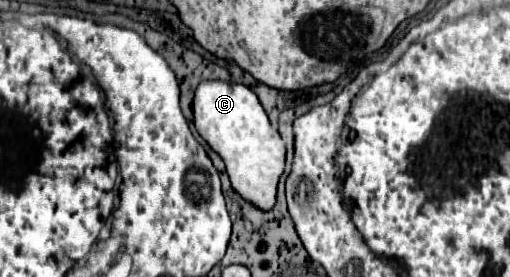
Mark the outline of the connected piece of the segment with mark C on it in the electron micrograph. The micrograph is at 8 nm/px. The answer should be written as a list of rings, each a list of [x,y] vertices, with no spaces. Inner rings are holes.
[[[207,79],[201,81],[195,91],[193,113],[199,135],[225,161],[233,189],[259,209],[271,209],[285,167],[285,143],[271,125],[257,95],[243,83]]]

